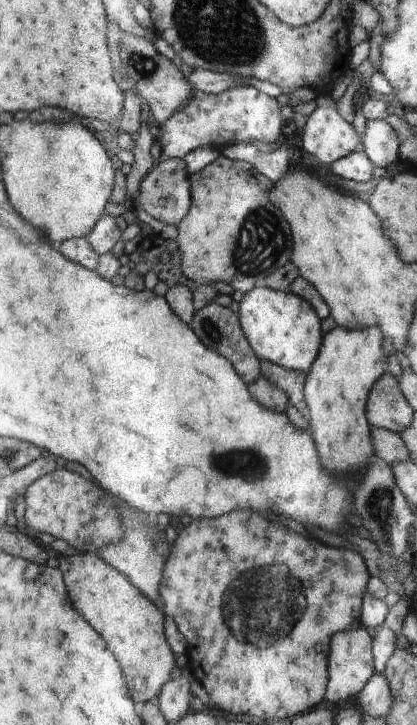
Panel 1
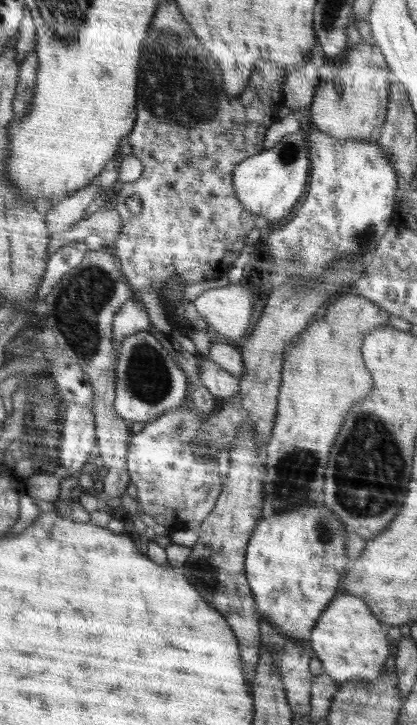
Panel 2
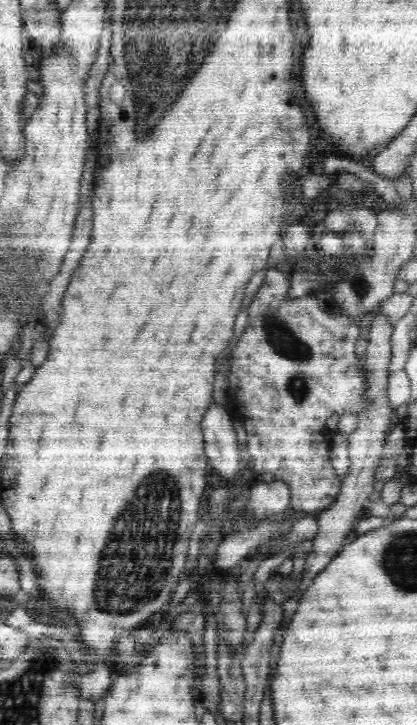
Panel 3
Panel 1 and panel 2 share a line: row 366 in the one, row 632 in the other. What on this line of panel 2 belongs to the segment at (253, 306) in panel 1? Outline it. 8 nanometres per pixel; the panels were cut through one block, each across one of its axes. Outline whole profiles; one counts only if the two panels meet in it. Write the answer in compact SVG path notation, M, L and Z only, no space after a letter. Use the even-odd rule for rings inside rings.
M312 504L261 517L245 556L245 574L261 621L273 624L292 640L309 640L320 613L338 594L338 583L346 572L345 527L332 510Z

